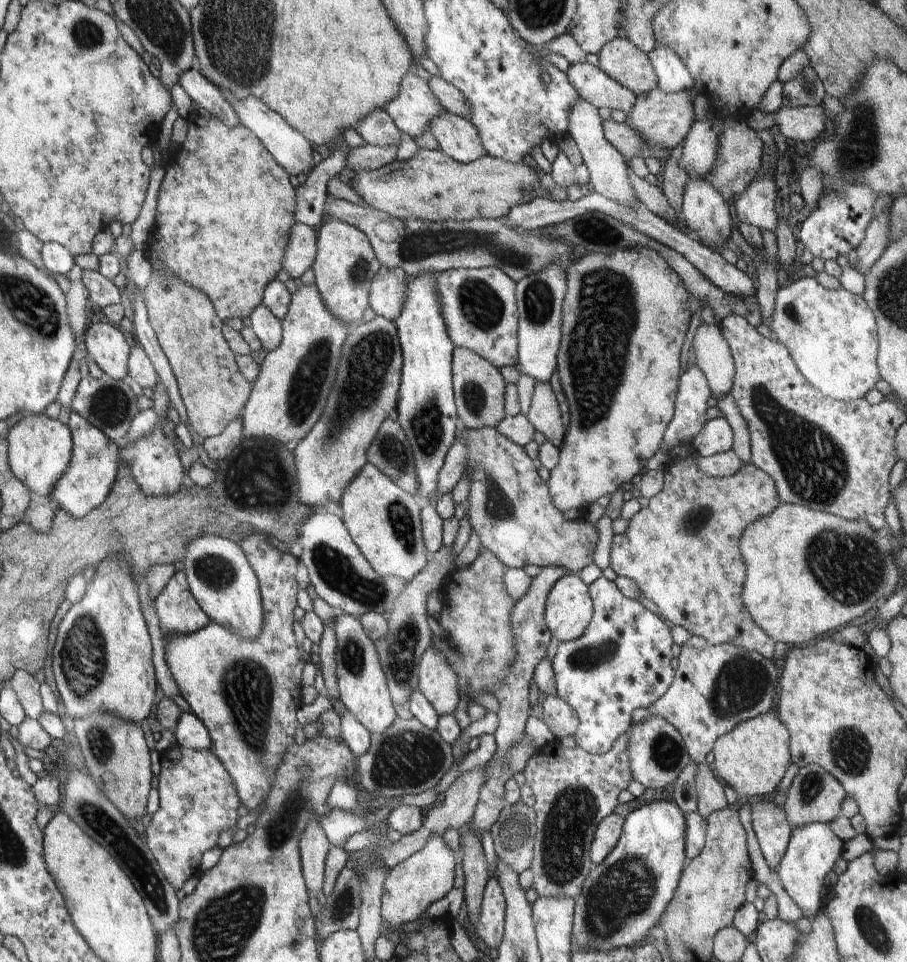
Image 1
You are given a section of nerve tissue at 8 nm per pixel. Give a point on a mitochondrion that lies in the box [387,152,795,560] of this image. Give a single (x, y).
(598, 345)

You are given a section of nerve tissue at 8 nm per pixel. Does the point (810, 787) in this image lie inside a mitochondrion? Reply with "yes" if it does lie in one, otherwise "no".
yes

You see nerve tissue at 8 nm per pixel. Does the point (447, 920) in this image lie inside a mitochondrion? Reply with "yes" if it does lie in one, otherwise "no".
no

